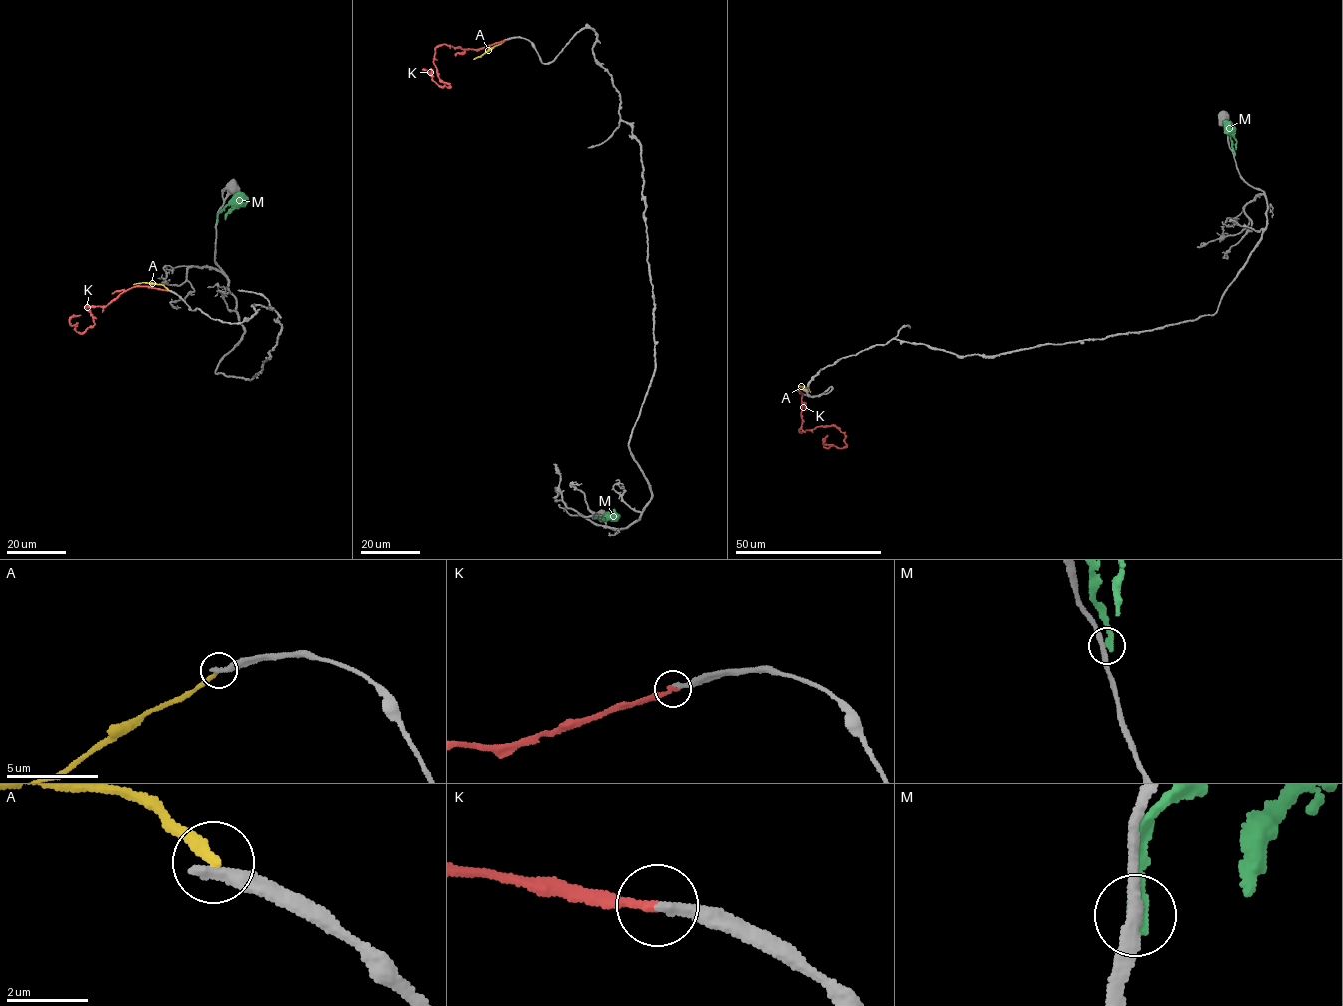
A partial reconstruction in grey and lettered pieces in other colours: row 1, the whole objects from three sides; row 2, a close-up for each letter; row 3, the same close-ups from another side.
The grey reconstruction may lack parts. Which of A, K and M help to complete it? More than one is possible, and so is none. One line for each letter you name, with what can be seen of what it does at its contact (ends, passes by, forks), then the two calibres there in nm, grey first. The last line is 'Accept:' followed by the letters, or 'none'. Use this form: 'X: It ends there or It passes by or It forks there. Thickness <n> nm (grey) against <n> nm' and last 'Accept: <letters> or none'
K: It ends there. Thickness 260 nm (grey) against 240 nm
Accept: K

